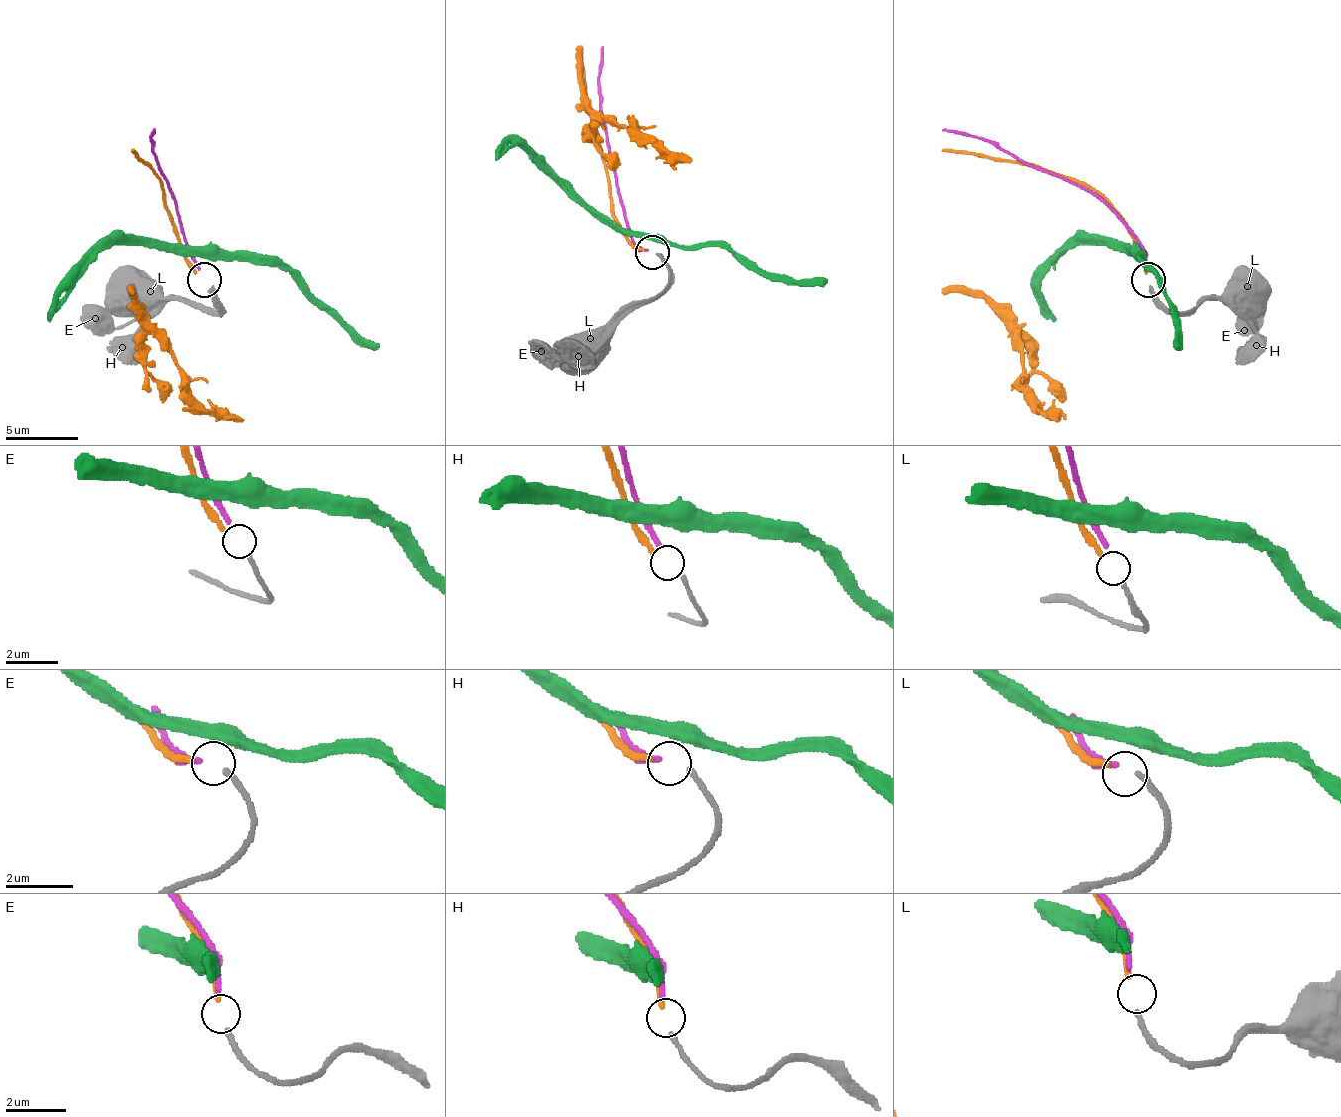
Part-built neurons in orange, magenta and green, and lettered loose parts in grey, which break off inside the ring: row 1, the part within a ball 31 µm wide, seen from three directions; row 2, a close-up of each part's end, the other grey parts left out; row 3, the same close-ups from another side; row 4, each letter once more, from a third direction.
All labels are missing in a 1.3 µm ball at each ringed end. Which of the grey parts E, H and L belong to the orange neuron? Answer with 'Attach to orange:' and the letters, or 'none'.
Attach to orange: L

